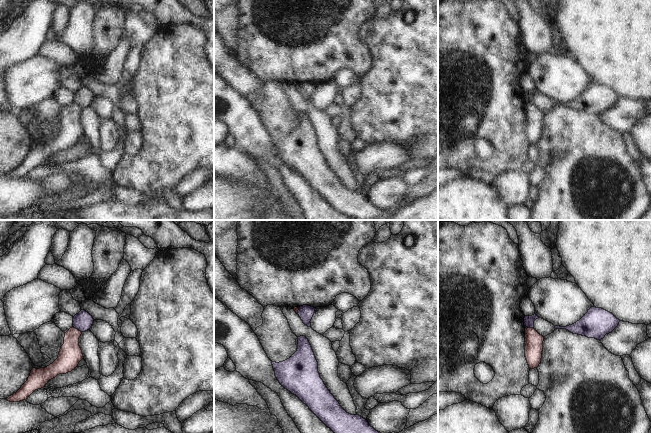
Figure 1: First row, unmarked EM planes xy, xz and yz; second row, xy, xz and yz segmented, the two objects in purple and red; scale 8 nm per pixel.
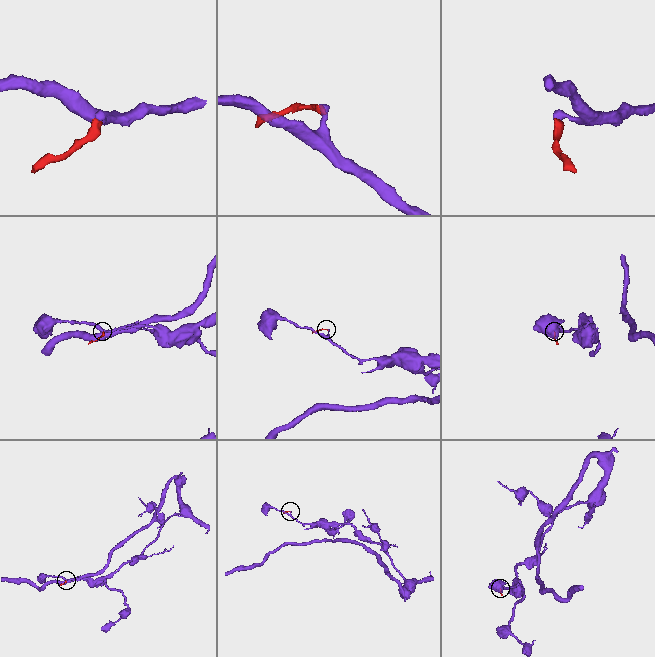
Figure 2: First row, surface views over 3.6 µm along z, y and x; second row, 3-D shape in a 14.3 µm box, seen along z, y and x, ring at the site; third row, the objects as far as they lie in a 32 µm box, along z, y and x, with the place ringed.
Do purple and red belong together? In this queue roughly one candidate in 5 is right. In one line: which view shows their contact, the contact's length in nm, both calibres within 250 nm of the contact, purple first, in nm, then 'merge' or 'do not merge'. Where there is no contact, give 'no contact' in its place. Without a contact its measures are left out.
meets purple in xy; contact 90 nm long; 150 nm thick on the purple side, 180 nm on the other; do not merge

